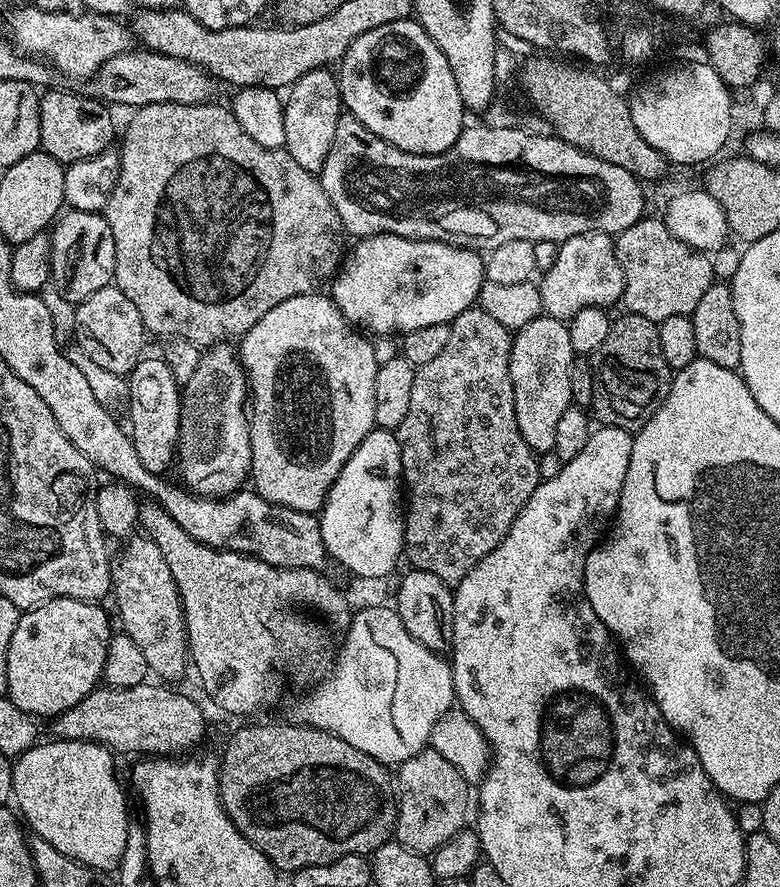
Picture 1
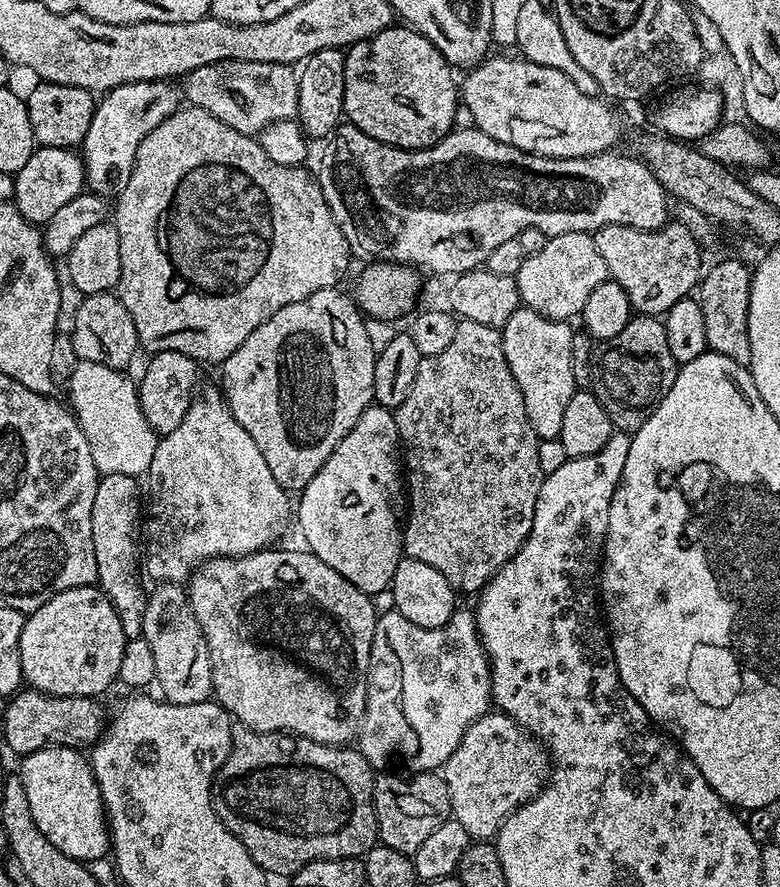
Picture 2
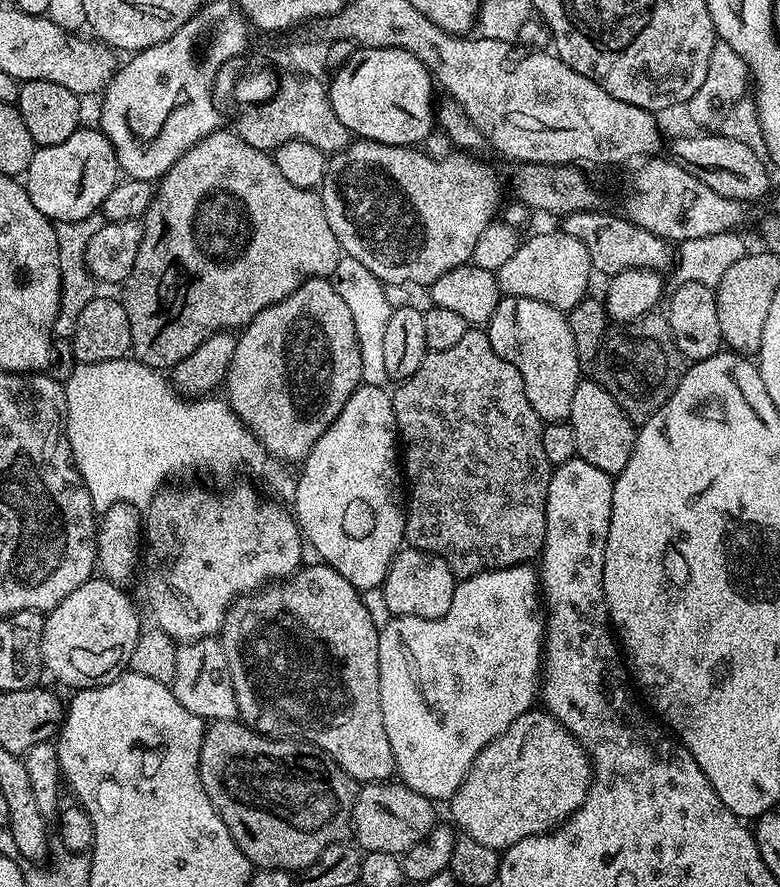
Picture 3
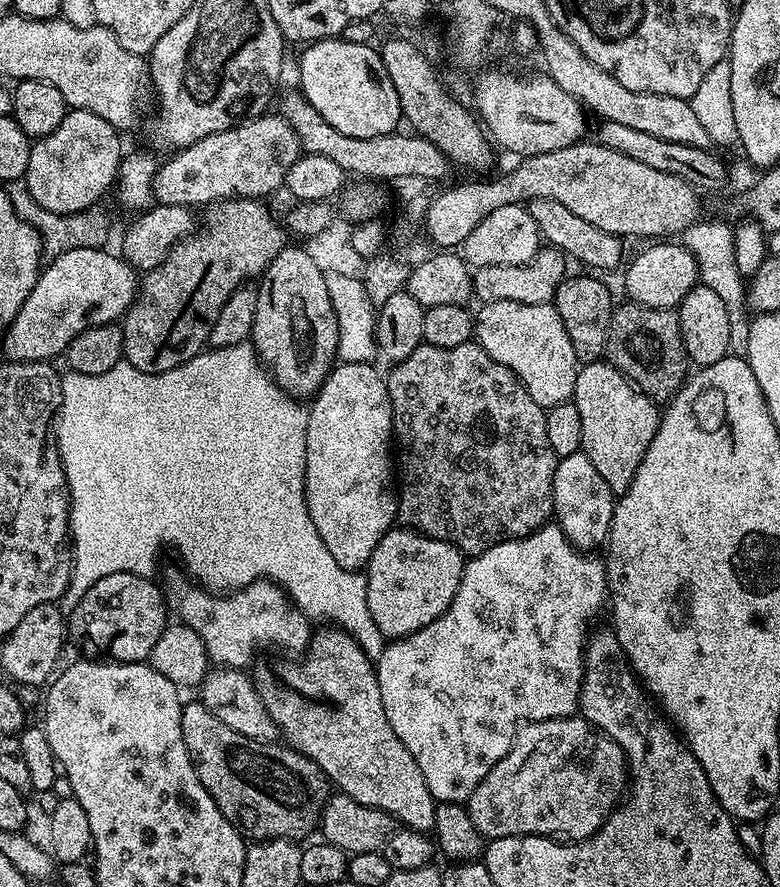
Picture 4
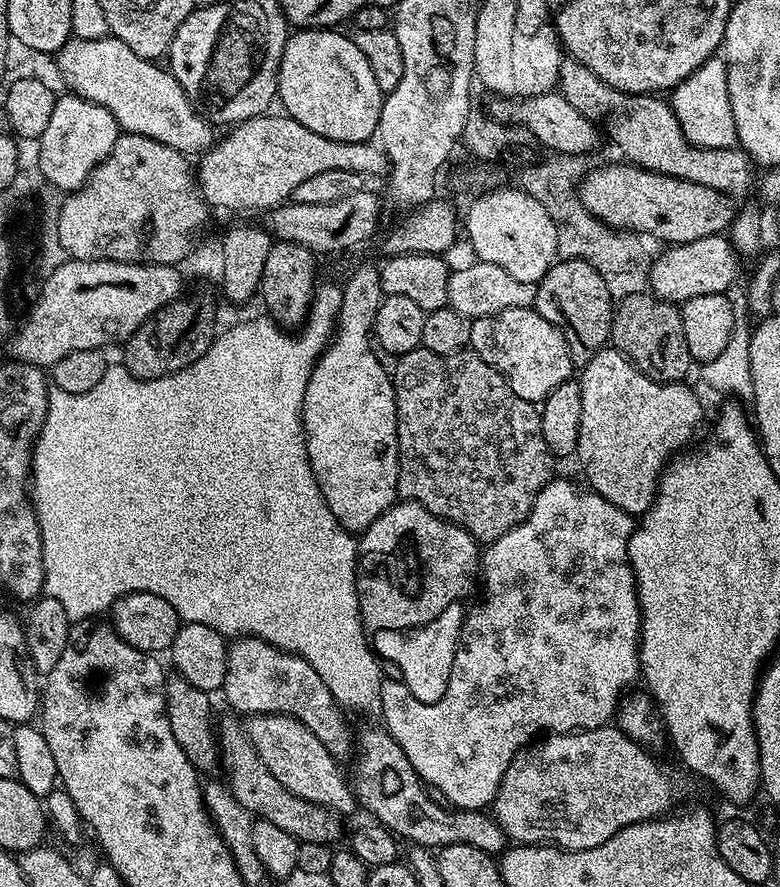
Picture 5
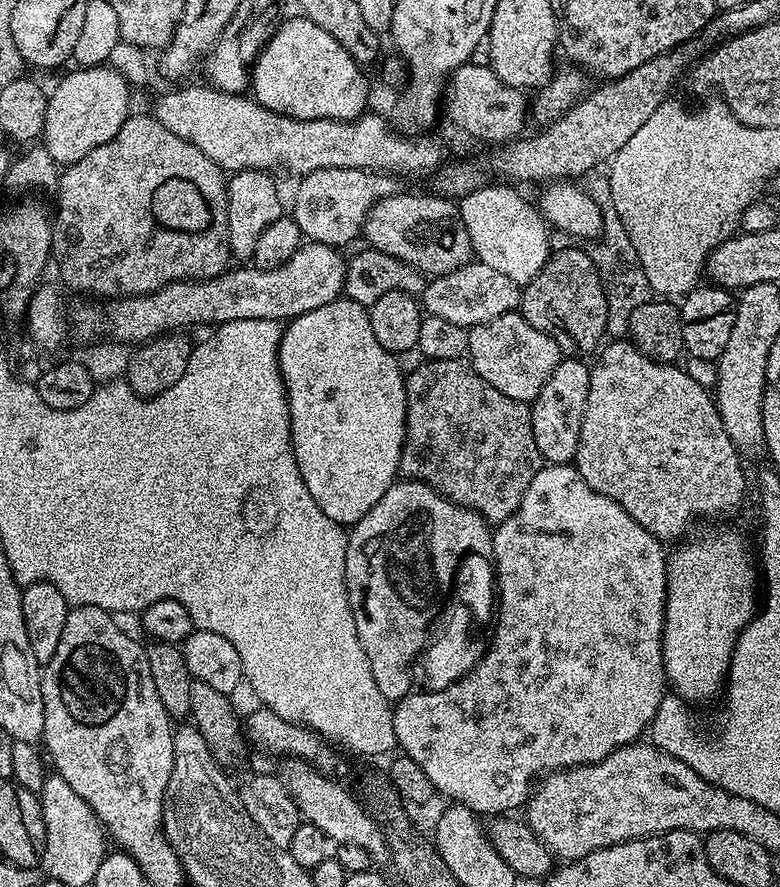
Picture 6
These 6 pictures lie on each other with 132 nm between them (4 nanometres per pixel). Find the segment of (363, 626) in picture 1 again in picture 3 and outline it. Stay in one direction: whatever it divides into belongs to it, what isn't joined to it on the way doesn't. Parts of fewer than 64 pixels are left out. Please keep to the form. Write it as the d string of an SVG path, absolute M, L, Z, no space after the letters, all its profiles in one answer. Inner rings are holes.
M531 563L515 564L513 568L499 568L483 572L477 576L461 579L454 590L454 602L450 602L450 610L442 614L442 618L427 620L413 616L393 616L385 628L380 629L378 638L378 666L380 667L380 693L382 694L382 726L386 730L386 738L390 740L390 750L394 750L394 762L399 779L410 790L422 794L430 801L451 801L452 795L462 786L466 774L478 754L494 738L501 736L522 714L533 711L537 703L542 683L542 665L544 663L544 626L545 613L542 611L542 589L537 569Z

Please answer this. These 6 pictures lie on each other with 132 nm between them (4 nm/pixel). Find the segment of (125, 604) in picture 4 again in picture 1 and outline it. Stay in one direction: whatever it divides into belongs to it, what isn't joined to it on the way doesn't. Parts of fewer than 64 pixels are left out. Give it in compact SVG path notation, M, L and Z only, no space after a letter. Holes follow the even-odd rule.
M59 596L56 600L47 600L45 604L27 609L21 615L18 626L14 626L14 638L10 638L10 650L6 654L6 695L18 710L26 710L26 714L37 718L55 718L70 710L70 706L78 706L86 694L98 687L104 675L108 644L114 635L107 614L100 607L91 600Z

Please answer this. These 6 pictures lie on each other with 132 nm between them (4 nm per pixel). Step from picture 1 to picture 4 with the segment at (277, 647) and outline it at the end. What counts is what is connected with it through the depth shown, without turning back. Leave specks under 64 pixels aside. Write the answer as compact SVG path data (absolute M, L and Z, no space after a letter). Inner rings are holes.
M336 626L325 629L325 632L317 631L313 635L311 644L299 658L276 660L269 666L268 672L254 676L256 693L262 706L276 723L283 743L313 760L325 777L335 787L336 784L340 787L337 789L343 795L362 806L382 810L403 827L431 833L438 802L430 794L426 778L422 770L418 770L418 762L414 762L414 754L406 750L398 734L394 734L390 718L386 718L386 706L382 706L382 690L378 686L373 661L349 632L342 632Z

